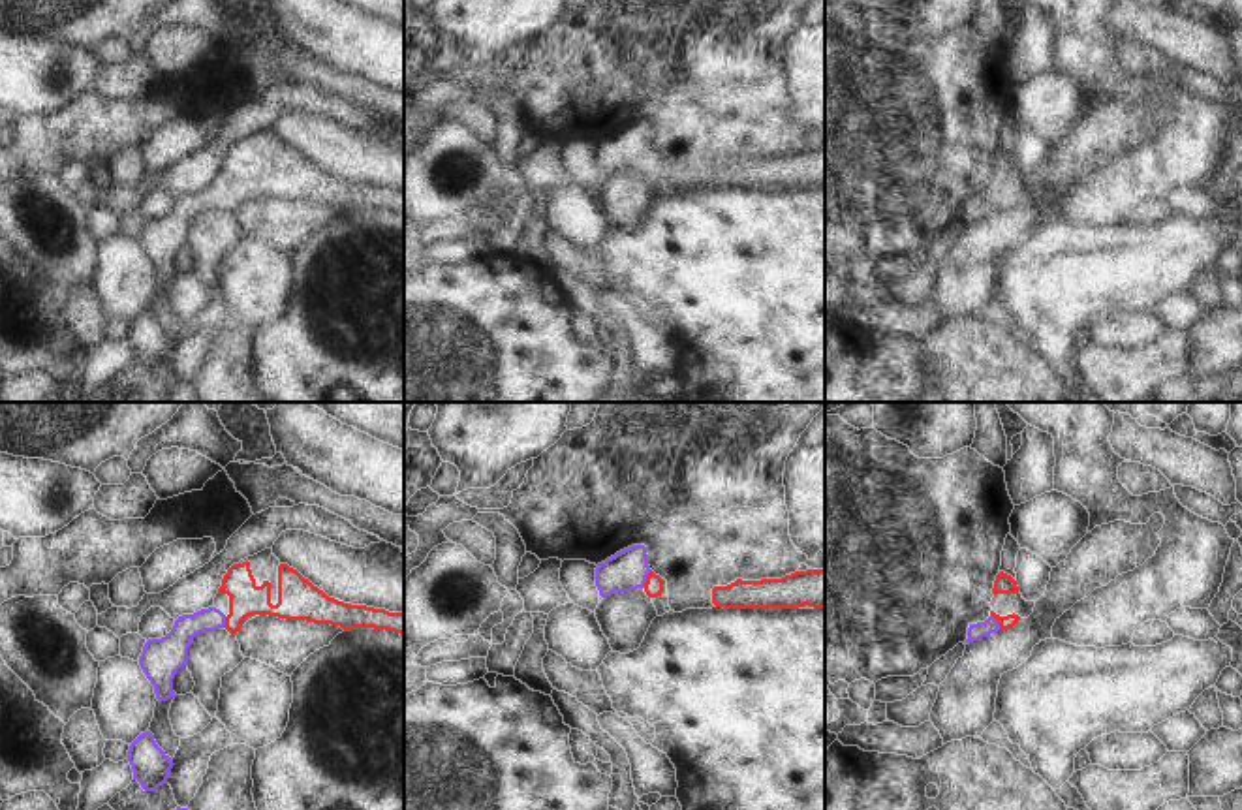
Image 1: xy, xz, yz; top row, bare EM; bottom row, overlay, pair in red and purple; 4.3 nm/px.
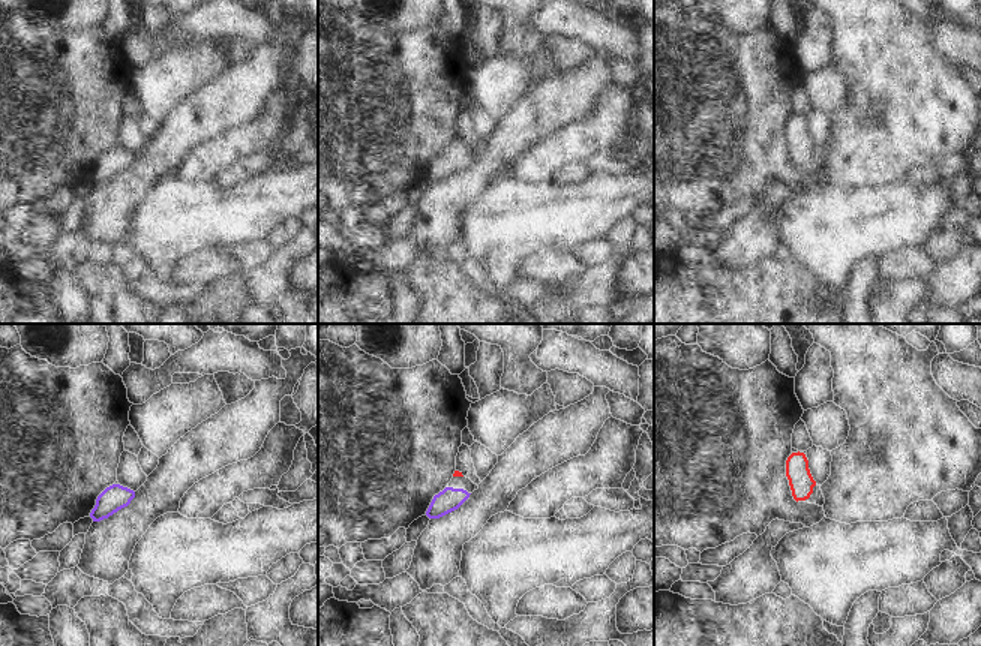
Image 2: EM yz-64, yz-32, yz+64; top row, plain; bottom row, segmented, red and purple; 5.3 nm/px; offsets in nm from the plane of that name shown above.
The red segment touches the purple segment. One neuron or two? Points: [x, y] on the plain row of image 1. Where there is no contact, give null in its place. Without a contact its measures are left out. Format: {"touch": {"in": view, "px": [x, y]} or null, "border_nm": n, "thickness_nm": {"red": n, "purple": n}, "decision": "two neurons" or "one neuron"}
{"touch": {"in": "yz", "px": [998, 200]}, "border_nm": 90, "thickness_nm": {"red": 60, "purple": 70}, "decision": "one neuron"}

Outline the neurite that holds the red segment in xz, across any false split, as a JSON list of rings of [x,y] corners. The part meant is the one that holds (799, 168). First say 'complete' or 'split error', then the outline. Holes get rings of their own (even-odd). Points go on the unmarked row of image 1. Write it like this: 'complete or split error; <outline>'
complete; [[[825,147],[782,158],[737,158],[727,165],[714,165],[712,182],[723,188],[825,188]]]

